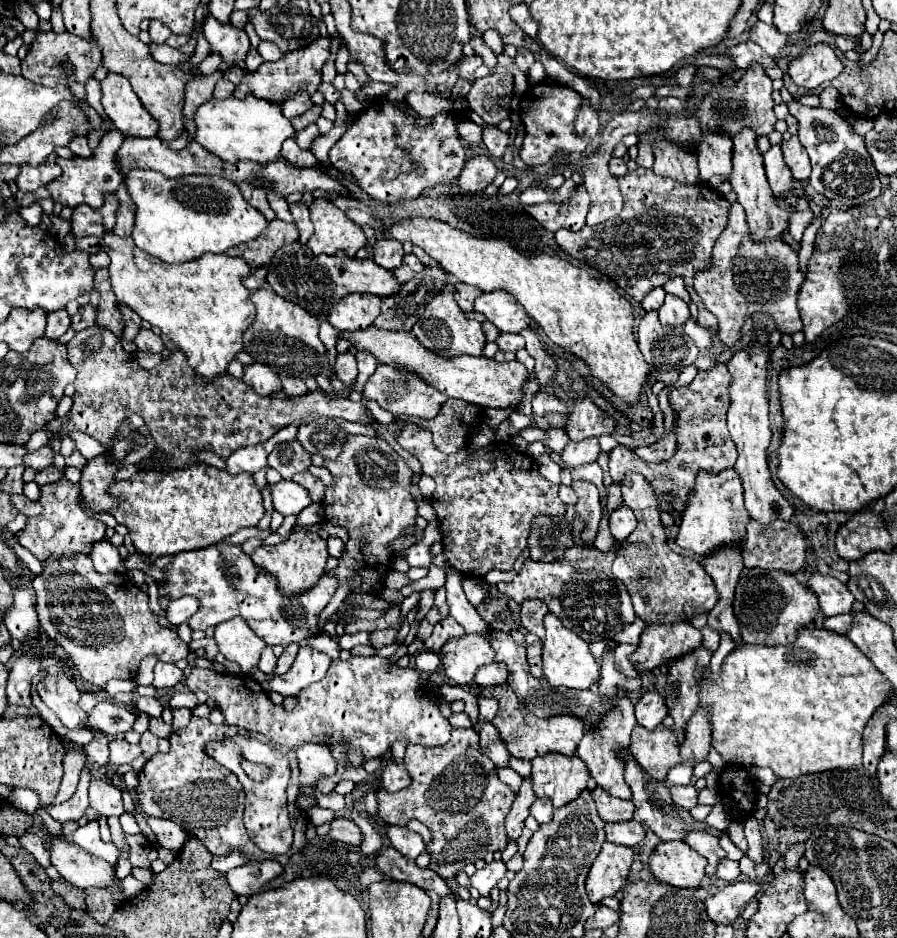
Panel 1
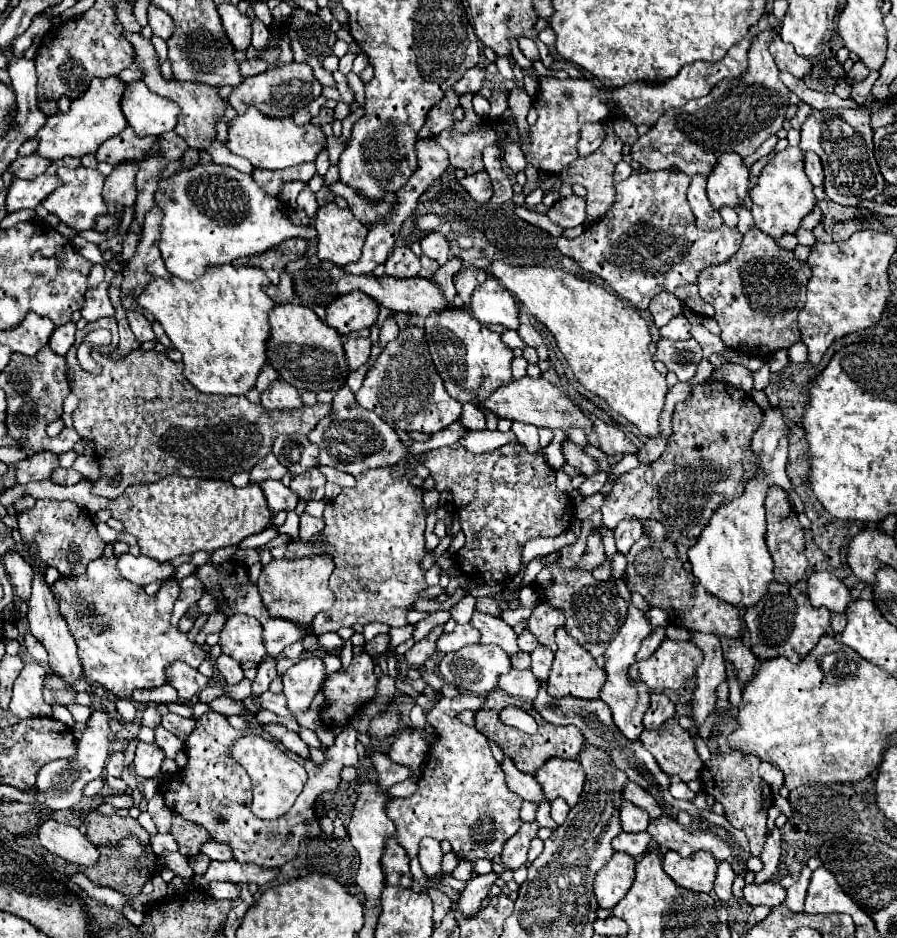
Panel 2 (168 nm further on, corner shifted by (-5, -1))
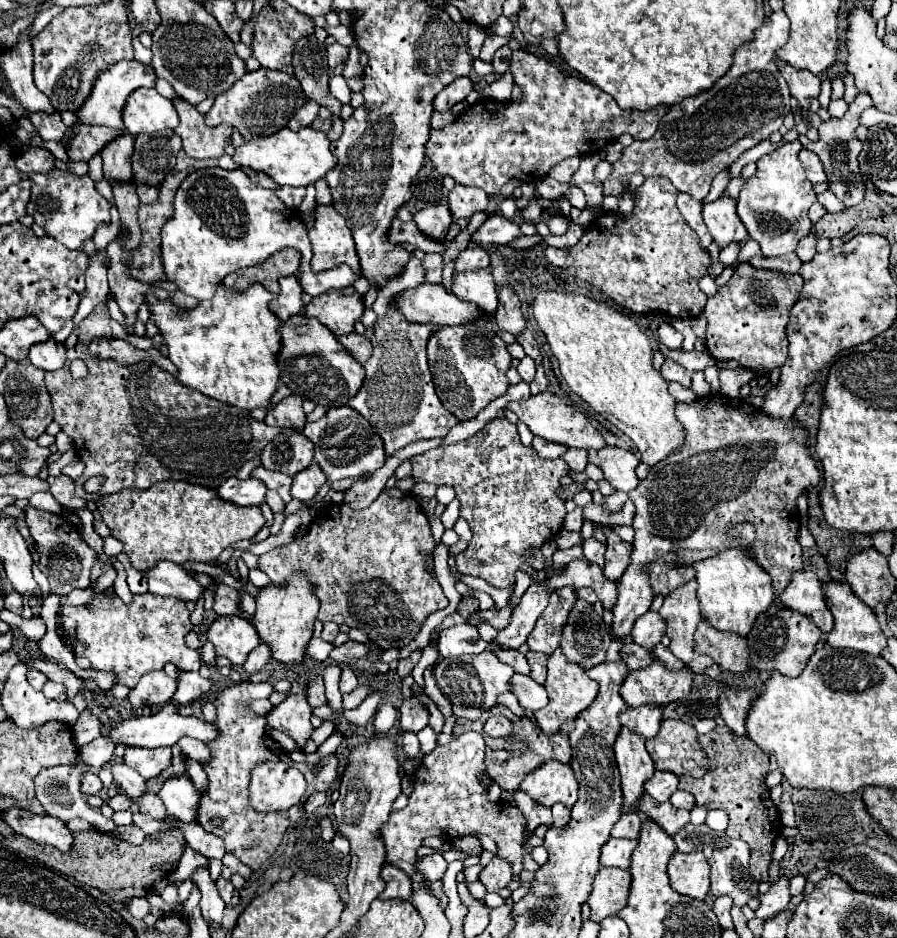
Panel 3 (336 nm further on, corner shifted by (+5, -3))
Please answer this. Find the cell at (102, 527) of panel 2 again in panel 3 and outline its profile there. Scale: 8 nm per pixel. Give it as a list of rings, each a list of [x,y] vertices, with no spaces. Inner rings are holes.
[[[57,475],[57,477],[47,477],[47,483],[49,483],[49,491],[53,493],[53,497],[69,507],[69,509],[85,509],[87,503],[75,495],[75,485],[73,485],[73,479],[71,477],[65,477],[65,475]]]

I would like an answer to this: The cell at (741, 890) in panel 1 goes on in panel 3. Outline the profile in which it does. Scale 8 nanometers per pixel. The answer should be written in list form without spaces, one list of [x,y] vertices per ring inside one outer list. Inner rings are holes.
[[[781,875],[781,877],[777,879],[777,883],[771,885],[771,889],[769,889],[765,895],[759,897],[759,901],[761,901],[761,903],[759,903],[757,911],[755,911],[755,915],[761,917],[761,919],[767,919],[767,917],[783,911],[783,909],[789,905],[789,901],[791,901],[789,879]]]

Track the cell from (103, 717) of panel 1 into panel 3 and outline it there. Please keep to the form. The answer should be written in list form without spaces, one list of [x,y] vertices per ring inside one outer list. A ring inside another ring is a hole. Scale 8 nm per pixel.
[[[77,755],[77,759],[69,765],[59,765],[59,767],[47,767],[43,771],[39,771],[41,775],[35,777],[35,797],[39,799],[39,803],[45,807],[45,811],[61,821],[69,821],[73,817],[81,817],[81,819],[87,819],[89,823],[105,829],[105,831],[111,831],[115,825],[111,819],[107,819],[103,813],[99,813],[97,809],[89,807],[83,793],[79,791],[81,787],[81,781],[83,777],[91,771],[91,767],[81,759],[81,755]]]

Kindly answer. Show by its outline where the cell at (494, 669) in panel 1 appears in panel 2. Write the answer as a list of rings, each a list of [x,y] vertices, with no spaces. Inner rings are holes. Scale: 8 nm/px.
[[[513,669],[511,673],[505,673],[499,677],[499,689],[503,689],[507,695],[513,695],[519,699],[533,701],[537,697],[539,687],[541,687],[539,679],[529,669],[525,669],[525,671]]]

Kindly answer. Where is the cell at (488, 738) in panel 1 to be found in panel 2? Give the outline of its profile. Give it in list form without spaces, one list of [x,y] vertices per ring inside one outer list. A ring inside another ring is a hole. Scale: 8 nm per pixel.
[[[505,759],[505,763],[501,767],[503,767],[505,777],[507,777],[507,787],[513,793],[517,793],[519,797],[523,797],[525,801],[531,801],[535,805],[541,805],[543,801],[547,801],[545,795],[543,795],[543,791],[541,791],[541,785],[535,781],[533,775],[523,773],[517,767],[513,767],[511,759]]]

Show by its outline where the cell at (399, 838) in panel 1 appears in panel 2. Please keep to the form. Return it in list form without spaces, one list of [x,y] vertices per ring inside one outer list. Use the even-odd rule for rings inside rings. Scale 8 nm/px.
[[[425,837],[421,841],[421,849],[419,849],[419,863],[421,863],[421,869],[425,871],[425,875],[427,877],[441,875],[443,873],[441,861],[443,861],[443,851],[441,851],[439,841]]]

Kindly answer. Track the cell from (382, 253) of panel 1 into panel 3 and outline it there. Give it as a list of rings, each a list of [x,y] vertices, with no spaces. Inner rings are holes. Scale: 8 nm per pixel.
[[[411,257],[411,259],[405,263],[403,271],[397,273],[397,275],[393,275],[393,277],[381,287],[379,297],[377,297],[377,301],[373,303],[373,311],[375,311],[379,317],[383,317],[383,315],[387,313],[389,299],[391,299],[395,293],[401,293],[403,289],[421,285],[421,283],[425,283],[425,281],[423,281],[423,267],[421,267],[421,261],[415,259],[415,257]]]

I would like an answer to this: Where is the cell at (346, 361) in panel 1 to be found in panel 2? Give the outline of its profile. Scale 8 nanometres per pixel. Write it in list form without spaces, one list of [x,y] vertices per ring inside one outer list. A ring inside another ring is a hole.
[[[349,337],[345,341],[345,355],[347,355],[347,363],[349,369],[355,371],[359,369],[367,359],[369,359],[369,349],[371,349],[371,339],[363,339],[363,337]]]

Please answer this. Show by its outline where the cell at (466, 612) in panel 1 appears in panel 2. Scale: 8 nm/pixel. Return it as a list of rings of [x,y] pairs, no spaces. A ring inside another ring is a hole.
[[[475,611],[471,625],[481,631],[481,643],[495,643],[509,655],[517,655],[521,651],[517,645],[517,633],[499,617]]]

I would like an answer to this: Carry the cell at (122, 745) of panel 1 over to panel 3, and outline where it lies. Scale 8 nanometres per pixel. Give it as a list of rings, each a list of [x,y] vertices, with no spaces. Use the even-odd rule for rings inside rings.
[[[127,747],[123,755],[123,763],[131,765],[141,777],[151,779],[157,777],[171,763],[171,749],[143,749],[143,747]]]

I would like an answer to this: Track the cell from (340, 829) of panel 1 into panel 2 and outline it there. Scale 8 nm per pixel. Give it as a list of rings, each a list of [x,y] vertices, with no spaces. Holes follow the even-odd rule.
[[[391,837],[385,845],[383,871],[387,875],[387,885],[399,885],[399,887],[411,887],[413,885],[407,853],[405,853],[405,849],[401,849],[401,845],[397,843],[395,837]]]

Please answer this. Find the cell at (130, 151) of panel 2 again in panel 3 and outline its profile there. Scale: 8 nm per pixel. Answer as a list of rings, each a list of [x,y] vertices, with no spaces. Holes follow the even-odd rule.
[[[77,127],[75,129],[77,137],[73,137],[71,145],[67,147],[67,155],[71,161],[91,161],[95,155],[103,151],[105,145],[115,141],[123,131],[117,129],[107,129],[107,127]]]

